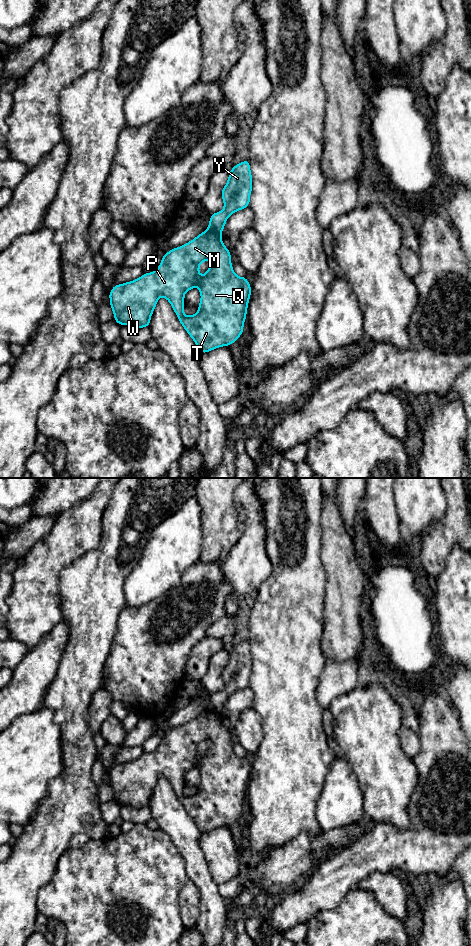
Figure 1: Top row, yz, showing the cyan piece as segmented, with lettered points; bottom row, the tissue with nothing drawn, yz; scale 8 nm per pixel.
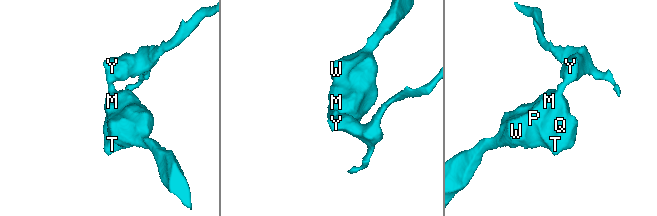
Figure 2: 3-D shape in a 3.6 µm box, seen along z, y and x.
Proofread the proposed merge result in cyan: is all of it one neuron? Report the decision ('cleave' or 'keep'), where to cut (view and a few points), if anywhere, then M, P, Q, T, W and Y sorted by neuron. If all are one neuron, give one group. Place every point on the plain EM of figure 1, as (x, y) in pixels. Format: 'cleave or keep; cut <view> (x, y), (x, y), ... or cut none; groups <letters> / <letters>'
cleave; cut yz (208, 708), (220, 714); groups M P Q T W / Y

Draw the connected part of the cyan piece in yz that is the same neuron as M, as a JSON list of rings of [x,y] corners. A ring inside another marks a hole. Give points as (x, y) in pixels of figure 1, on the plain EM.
[[[207,709],[204,712],[202,712],[201,714],[199,714],[196,718],[191,720],[190,722],[188,722],[178,728],[171,729],[169,732],[164,734],[162,736],[162,741],[160,743],[160,746],[154,752],[144,753],[140,758],[138,758],[136,760],[126,762],[124,764],[115,765],[109,773],[109,778],[110,778],[110,785],[113,790],[113,793],[114,793],[114,800],[120,806],[126,804],[126,805],[130,805],[130,806],[133,806],[136,808],[143,808],[143,807],[149,807],[150,799],[151,799],[152,793],[156,787],[157,781],[161,776],[163,776],[170,782],[180,803],[182,804],[184,809],[188,812],[188,814],[191,816],[193,821],[196,823],[196,826],[199,829],[199,831],[201,833],[207,833],[213,829],[216,829],[216,828],[219,828],[222,826],[229,826],[240,817],[240,815],[244,811],[243,803],[246,801],[247,787],[248,787],[249,778],[251,776],[251,768],[252,767],[250,766],[246,757],[238,757],[235,754],[235,752],[232,748],[232,744],[231,744],[231,734],[230,734],[229,730],[226,728],[226,726],[223,724],[221,714],[217,714],[215,711]],[[206,740],[210,740],[211,745],[210,745],[209,749],[207,750],[207,752],[203,756],[201,756],[199,754],[199,746],[202,742],[204,742]],[[194,767],[198,767],[200,770],[200,774],[201,774],[201,780],[200,780],[200,784],[198,787],[198,792],[192,796],[185,796],[184,795],[184,785],[185,785],[184,776],[188,770],[190,770]]]

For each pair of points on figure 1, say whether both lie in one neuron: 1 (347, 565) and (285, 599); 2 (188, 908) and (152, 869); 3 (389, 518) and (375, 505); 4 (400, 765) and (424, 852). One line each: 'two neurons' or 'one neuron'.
1: two neurons
2: two neurons
3: one neuron
4: two neurons

